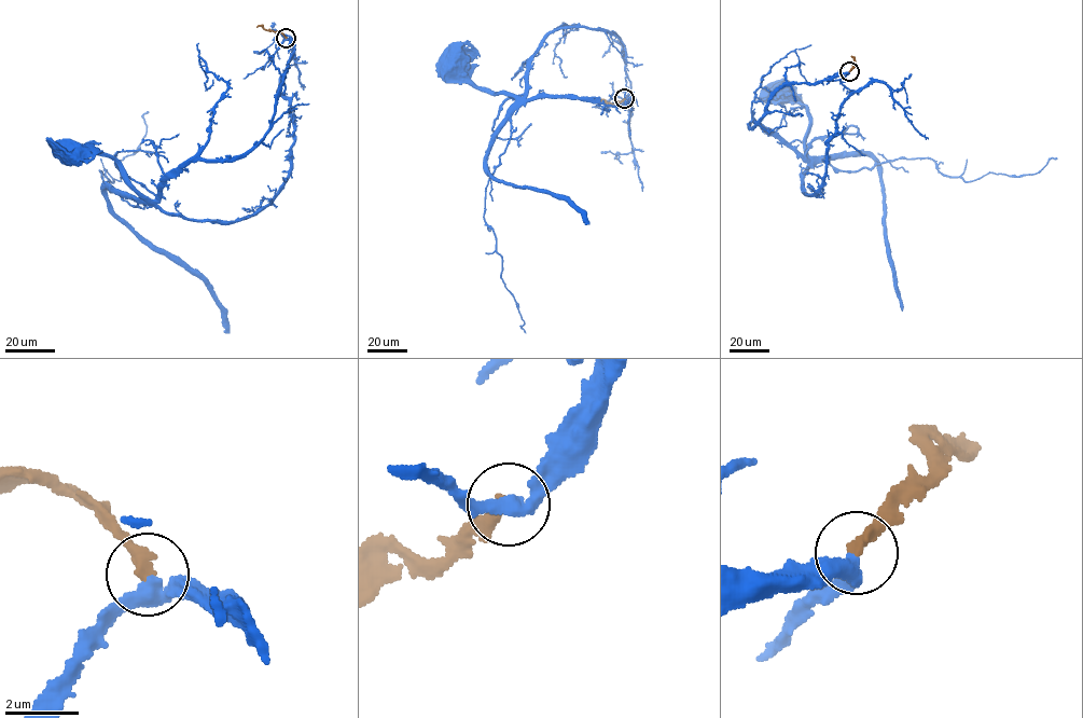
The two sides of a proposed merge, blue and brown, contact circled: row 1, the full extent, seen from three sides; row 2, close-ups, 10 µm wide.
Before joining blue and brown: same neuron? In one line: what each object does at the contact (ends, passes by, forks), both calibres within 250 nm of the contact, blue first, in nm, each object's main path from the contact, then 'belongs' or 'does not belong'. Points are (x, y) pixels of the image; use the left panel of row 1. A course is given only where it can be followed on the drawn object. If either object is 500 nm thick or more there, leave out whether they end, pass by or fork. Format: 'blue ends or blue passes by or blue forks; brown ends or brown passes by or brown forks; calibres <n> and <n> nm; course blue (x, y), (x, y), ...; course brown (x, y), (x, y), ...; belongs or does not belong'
blue passes by; brown ends; calibres 400 and 320 nm; course blue (287, 38), (294, 51), (272, 125), (243, 154), (193, 161), (150, 199), (110, 157), (67, 152); course brown (286, 38), (281, 32), (257, 27); belongs

